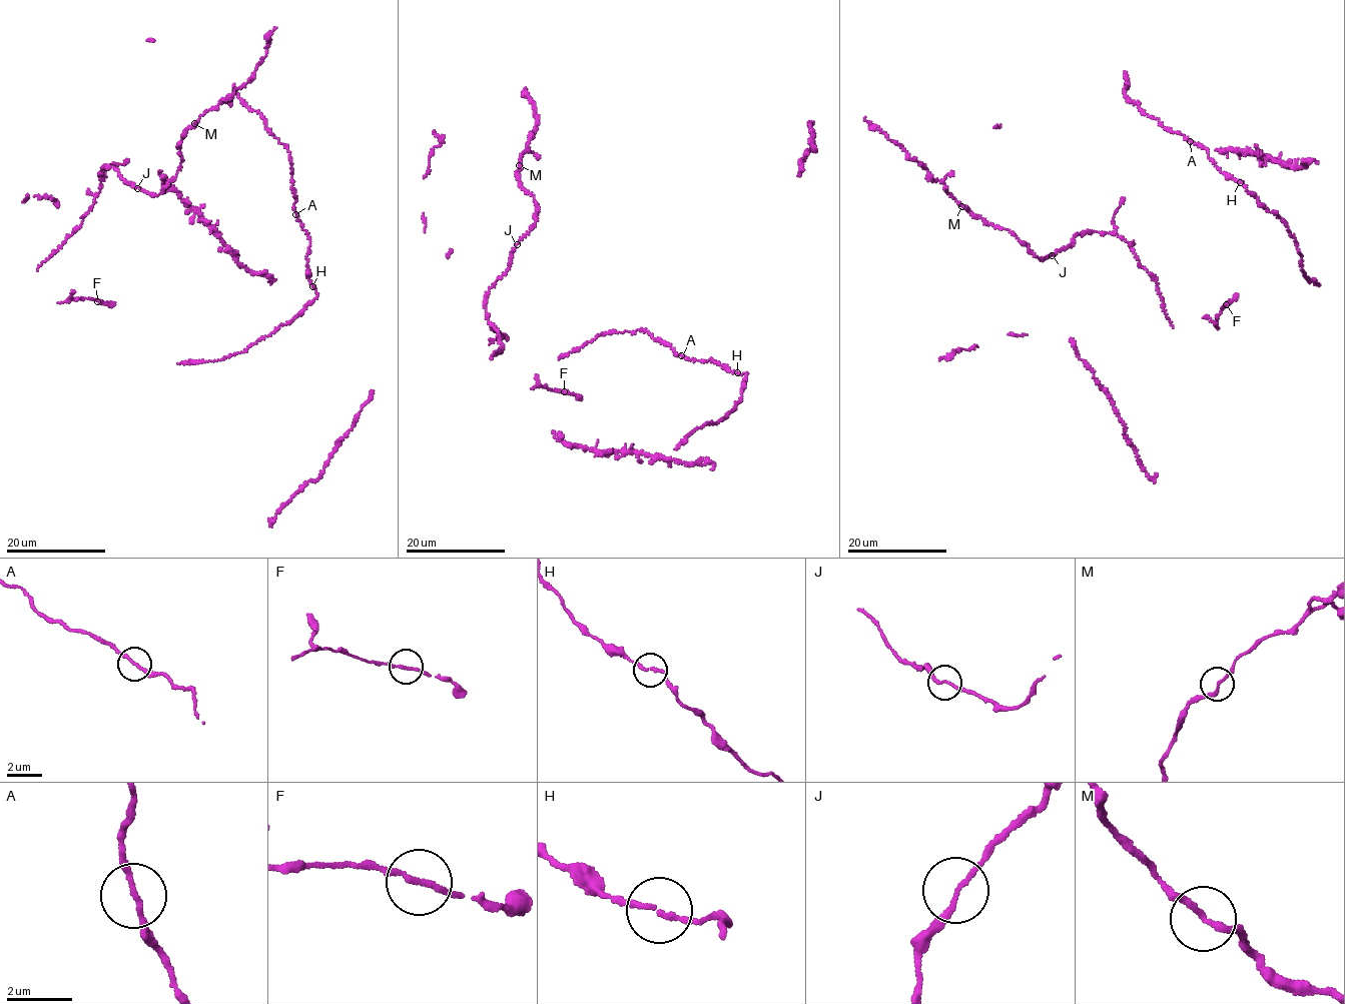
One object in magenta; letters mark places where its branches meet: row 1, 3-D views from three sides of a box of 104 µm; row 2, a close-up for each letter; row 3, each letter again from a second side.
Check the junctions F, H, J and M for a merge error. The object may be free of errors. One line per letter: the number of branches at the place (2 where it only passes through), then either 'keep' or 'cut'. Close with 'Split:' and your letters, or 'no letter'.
F: 2 | keep
H: 2 | keep
J: 2 | keep
M: 2 | keep
Split: no letter

